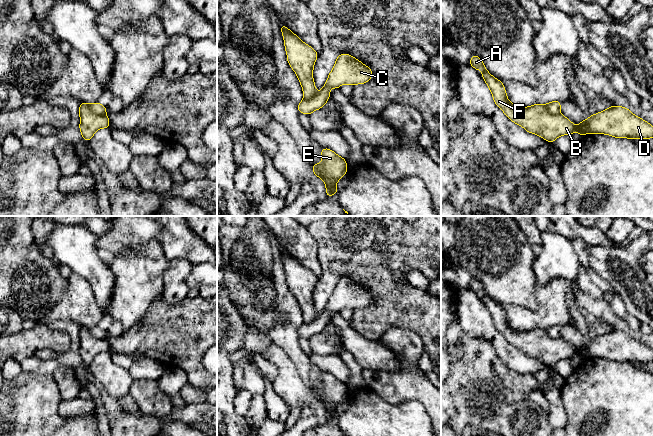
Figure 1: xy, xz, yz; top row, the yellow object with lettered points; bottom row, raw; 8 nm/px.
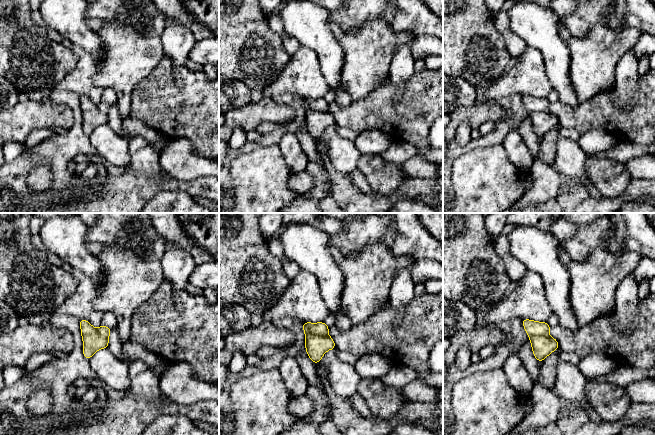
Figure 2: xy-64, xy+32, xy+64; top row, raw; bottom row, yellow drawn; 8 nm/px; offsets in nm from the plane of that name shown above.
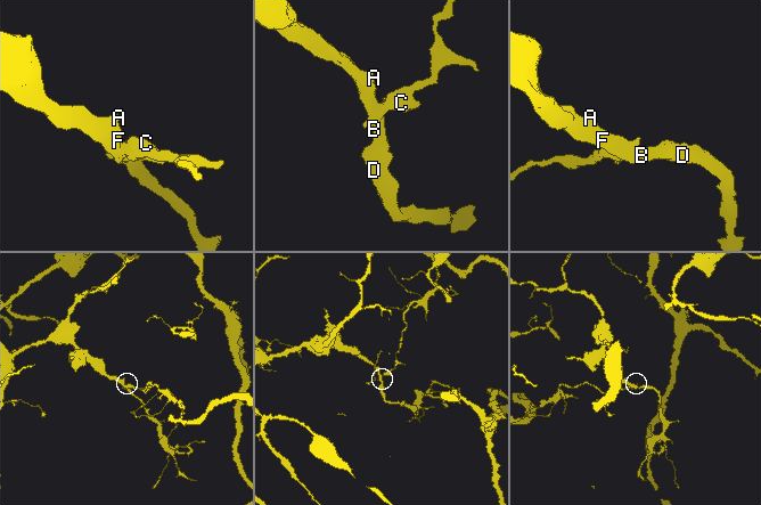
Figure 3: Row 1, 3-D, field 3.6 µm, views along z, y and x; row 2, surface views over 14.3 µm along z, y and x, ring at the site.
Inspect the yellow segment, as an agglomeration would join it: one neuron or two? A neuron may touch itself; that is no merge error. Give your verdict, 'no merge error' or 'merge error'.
merge error

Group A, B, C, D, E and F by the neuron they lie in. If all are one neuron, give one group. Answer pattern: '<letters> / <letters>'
A B D E F / C

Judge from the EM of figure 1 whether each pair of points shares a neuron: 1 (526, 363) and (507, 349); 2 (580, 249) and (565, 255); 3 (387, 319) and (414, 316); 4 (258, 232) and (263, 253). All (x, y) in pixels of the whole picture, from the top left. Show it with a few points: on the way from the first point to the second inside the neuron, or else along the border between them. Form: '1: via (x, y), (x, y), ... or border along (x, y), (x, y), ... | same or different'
1: via (521, 363), (512, 354) | same
2: border along (571, 240), (581, 266) | different
3: via (394, 316), (407, 316) | same
4: via (258, 237), (258, 248) | same

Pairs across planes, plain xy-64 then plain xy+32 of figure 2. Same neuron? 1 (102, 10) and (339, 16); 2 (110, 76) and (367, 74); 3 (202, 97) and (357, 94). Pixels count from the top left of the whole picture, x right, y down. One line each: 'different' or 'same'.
1: same
2: same
3: different

